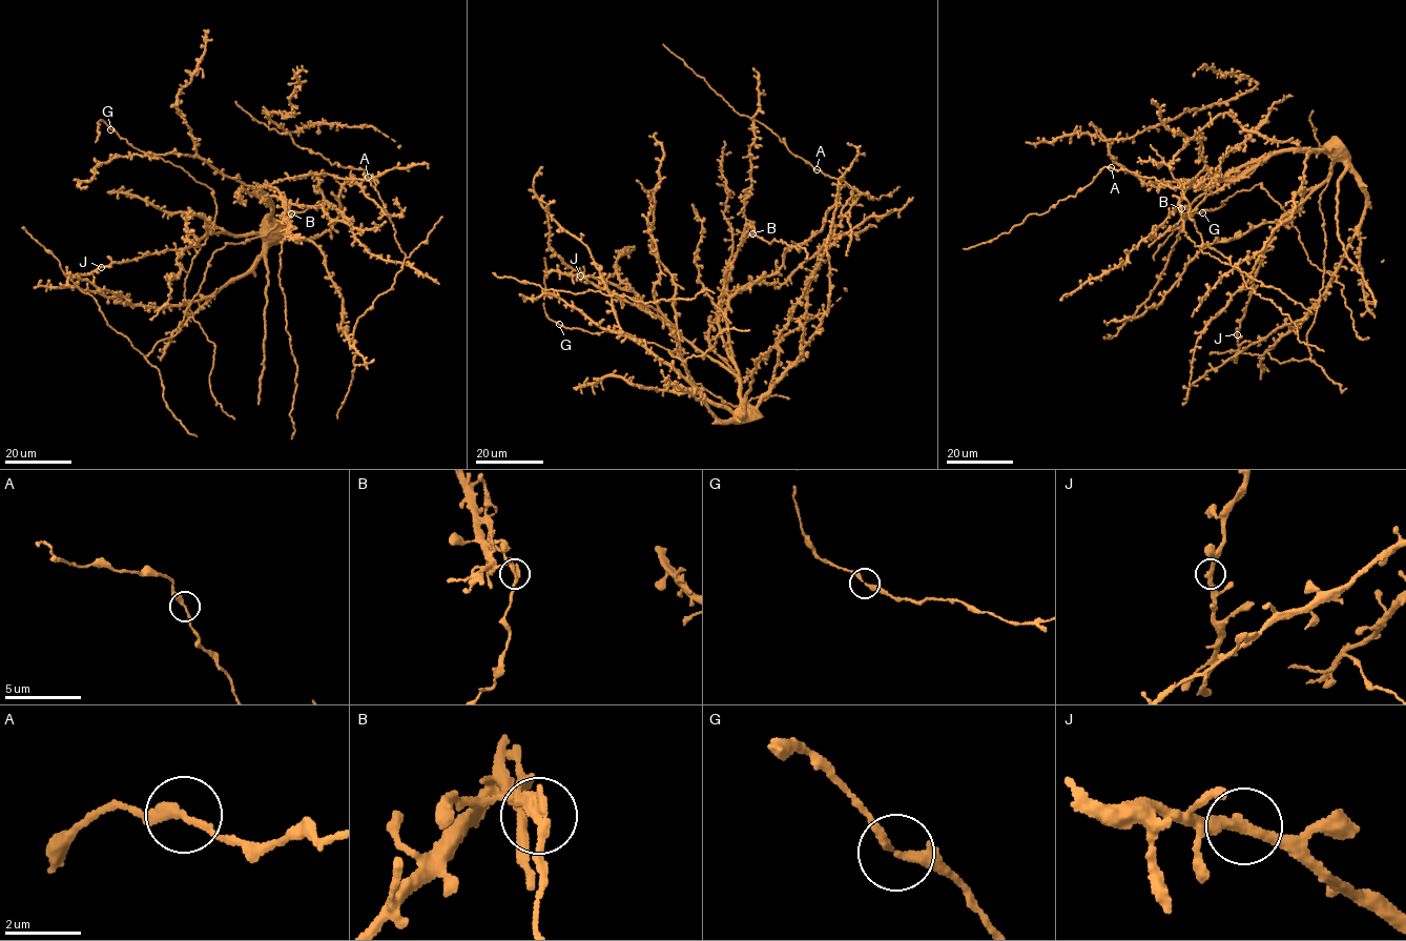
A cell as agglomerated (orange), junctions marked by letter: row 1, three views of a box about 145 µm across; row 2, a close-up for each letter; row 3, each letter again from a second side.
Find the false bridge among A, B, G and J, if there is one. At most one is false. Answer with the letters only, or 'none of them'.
B

